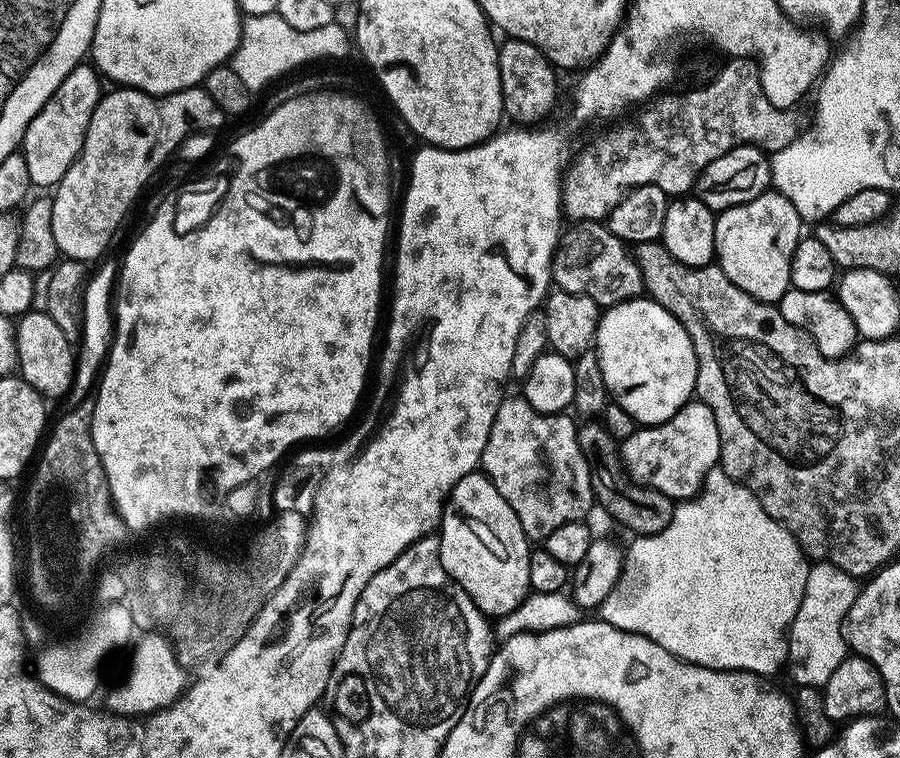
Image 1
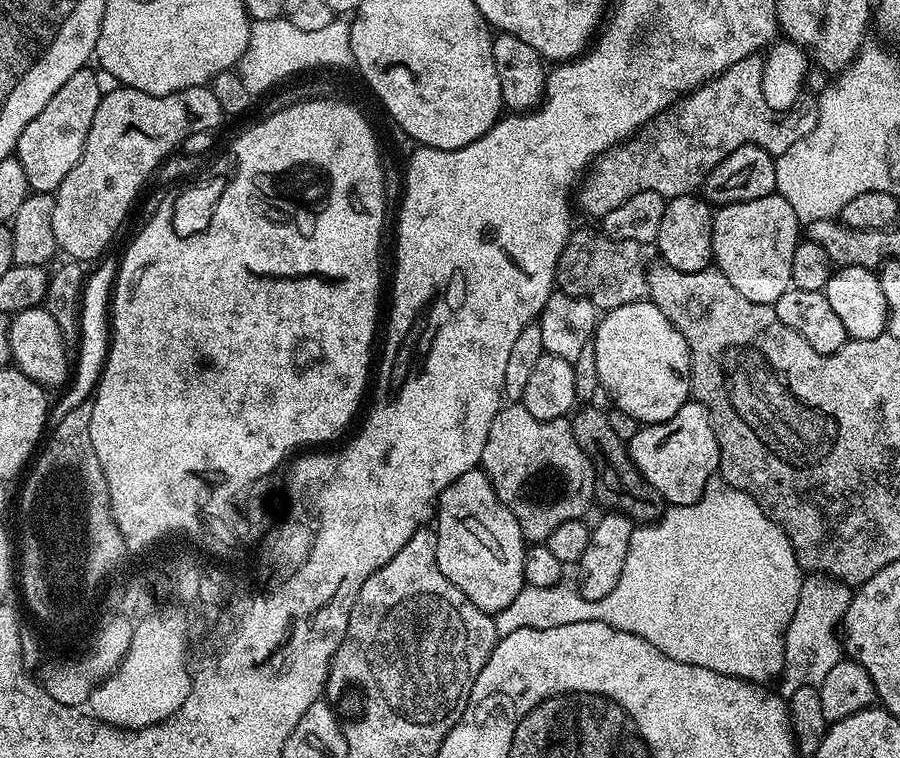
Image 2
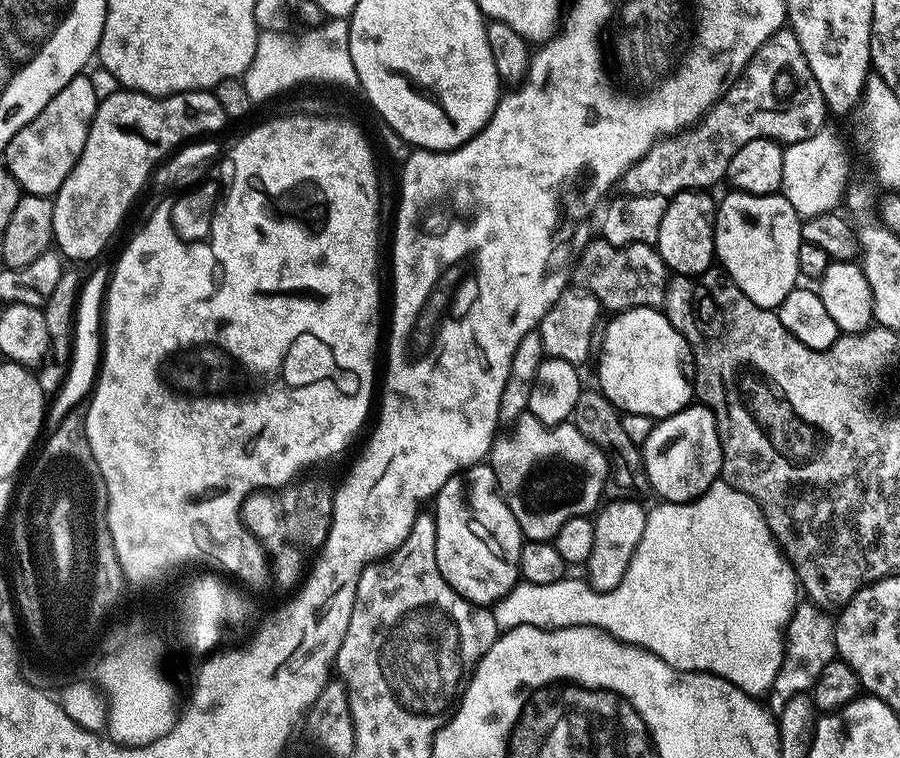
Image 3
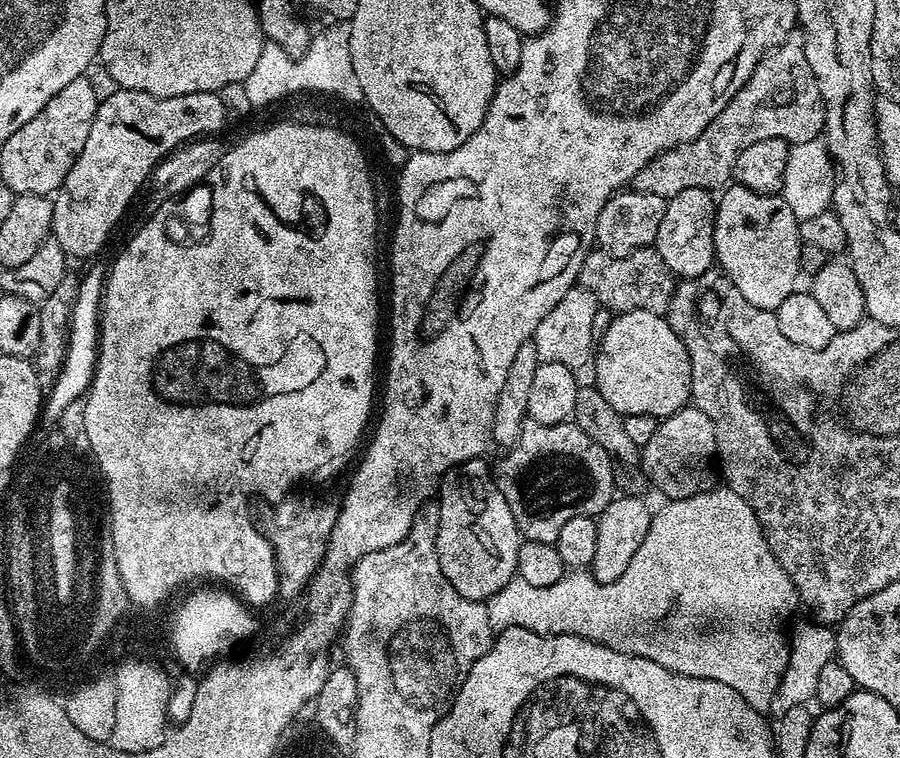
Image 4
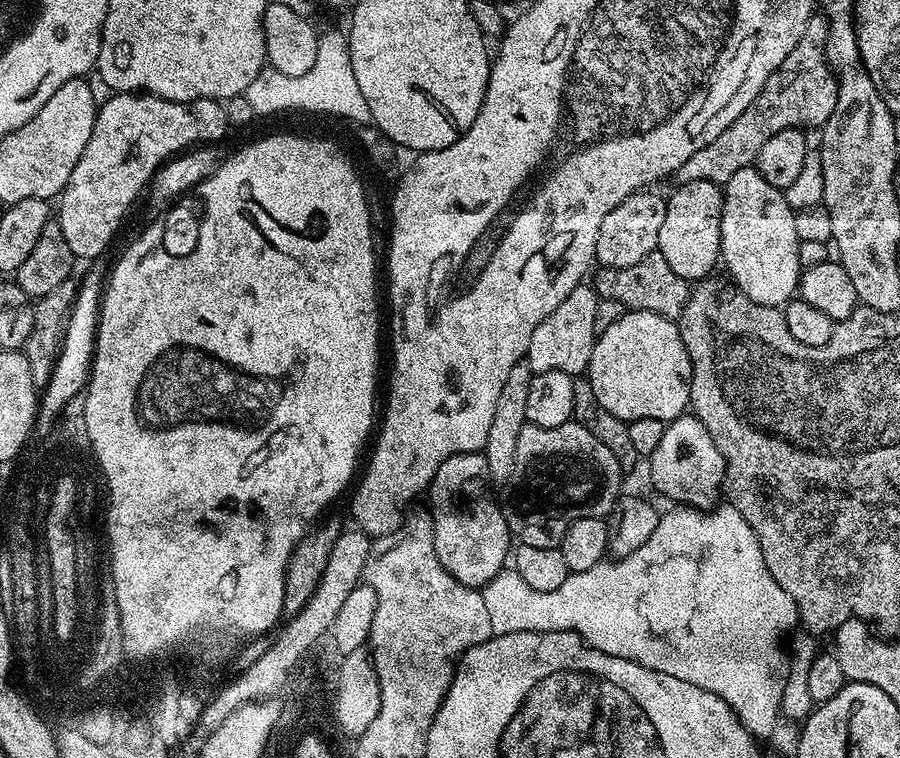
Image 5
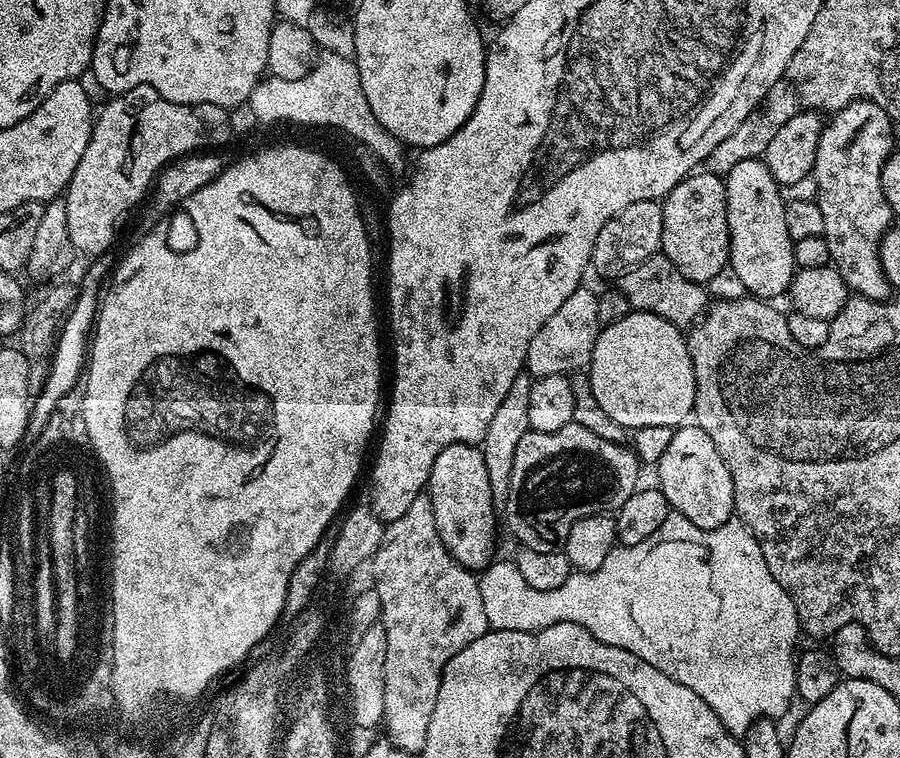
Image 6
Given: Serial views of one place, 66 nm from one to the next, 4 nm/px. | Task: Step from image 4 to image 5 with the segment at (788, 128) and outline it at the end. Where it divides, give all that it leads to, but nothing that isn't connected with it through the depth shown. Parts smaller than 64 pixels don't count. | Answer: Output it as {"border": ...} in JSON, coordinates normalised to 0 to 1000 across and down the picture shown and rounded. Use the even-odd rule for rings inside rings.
{"border":[[[911,18],[903,20],[891,50],[887,50],[889,63],[882,61],[882,66],[878,66],[880,79],[873,82],[880,94],[874,98],[872,111],[856,108],[849,116],[848,131],[853,131],[858,137],[841,135],[833,139],[810,169],[802,172],[802,177],[793,182],[793,187],[780,193],[776,203],[767,203],[767,208],[762,208],[760,218],[750,227],[750,236],[757,243],[783,237],[803,245],[812,232],[820,230],[822,222],[830,222],[839,212],[842,198],[847,198],[847,193],[851,193],[851,187],[856,187],[856,182],[860,182],[864,172],[914,169],[929,139],[931,109],[916,71],[916,55],[919,51],[920,34],[917,22]],[[884,84],[889,84],[889,90],[884,90]]]}

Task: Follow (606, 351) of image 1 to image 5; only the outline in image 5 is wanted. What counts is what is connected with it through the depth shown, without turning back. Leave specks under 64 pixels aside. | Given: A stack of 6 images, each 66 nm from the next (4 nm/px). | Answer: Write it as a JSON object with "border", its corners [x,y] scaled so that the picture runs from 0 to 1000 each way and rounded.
{"border":[[[698,409],[676,435],[663,442],[662,455],[653,479],[651,500],[656,504],[660,520],[664,520],[664,530],[669,530],[669,536],[673,536],[673,541],[678,541],[682,551],[694,557],[713,551],[727,551],[741,557],[761,547],[766,537],[769,479],[756,445],[754,431],[748,423],[726,412]]]}

